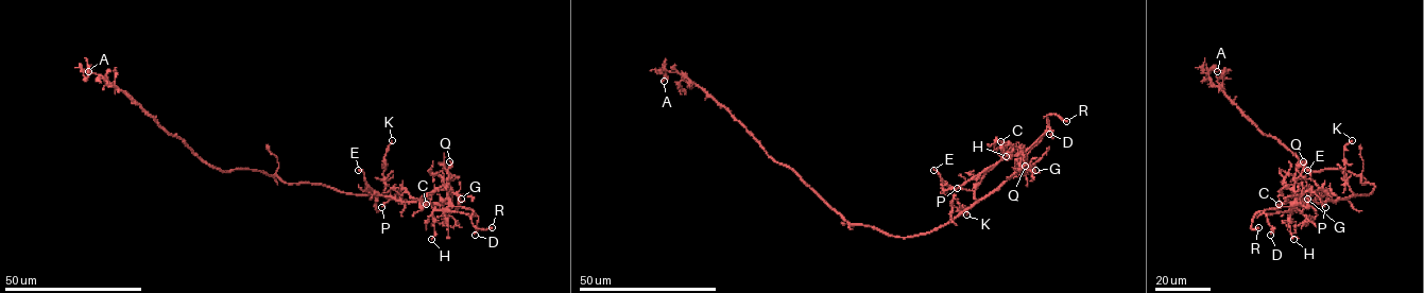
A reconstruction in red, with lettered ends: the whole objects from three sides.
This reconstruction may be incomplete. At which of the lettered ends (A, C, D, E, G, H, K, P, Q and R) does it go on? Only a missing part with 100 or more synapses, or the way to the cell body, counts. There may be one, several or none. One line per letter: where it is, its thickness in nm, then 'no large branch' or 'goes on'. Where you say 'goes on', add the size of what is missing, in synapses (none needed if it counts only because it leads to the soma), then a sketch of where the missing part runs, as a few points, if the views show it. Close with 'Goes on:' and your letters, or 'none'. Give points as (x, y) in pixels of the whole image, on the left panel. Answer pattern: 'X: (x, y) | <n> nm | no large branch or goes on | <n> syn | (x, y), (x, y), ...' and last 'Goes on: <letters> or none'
A: (88, 71) | 120 nm | no large branch
C: (426, 204) | 90 nm | no large branch
D: (475, 235) | 150 nm | no large branch
E: (358, 170) | 140 nm | no large branch
G: (461, 199) | 120 nm | no large branch
H: (431, 239) | 160 nm | no large branch
K: (392, 140) | 120 nm | no large branch
P: (381, 207) | 240 nm | no large branch
Q: (449, 161) | 120 nm | no large branch
R: (492, 227) | 240 nm | goes on | (492, 227), (546, 231), (547, 225)
Goes on: R

